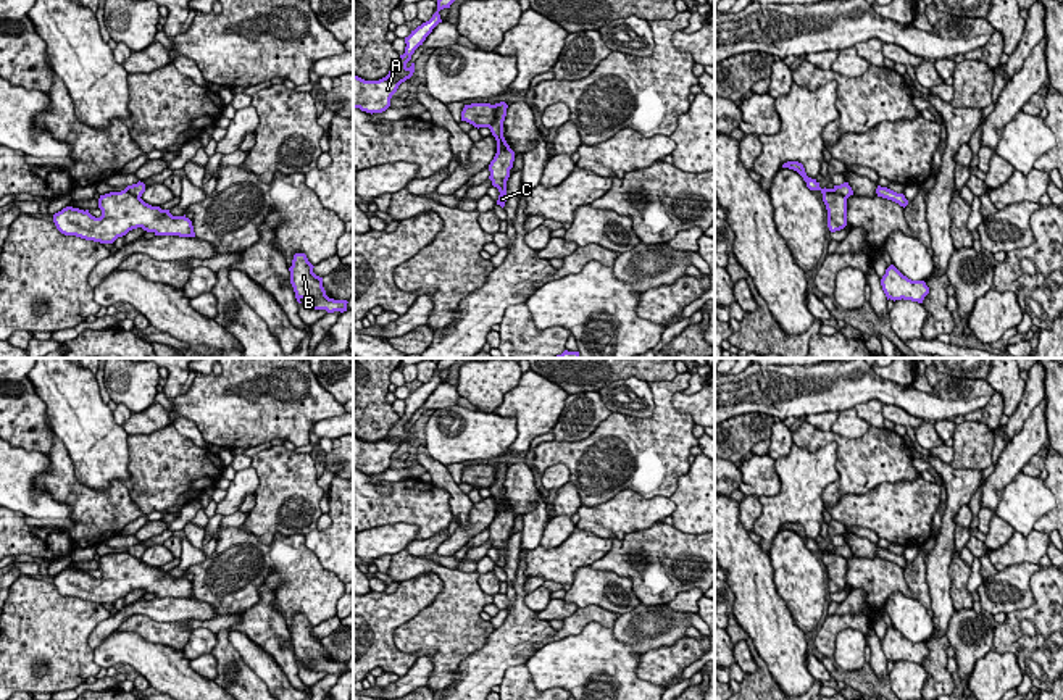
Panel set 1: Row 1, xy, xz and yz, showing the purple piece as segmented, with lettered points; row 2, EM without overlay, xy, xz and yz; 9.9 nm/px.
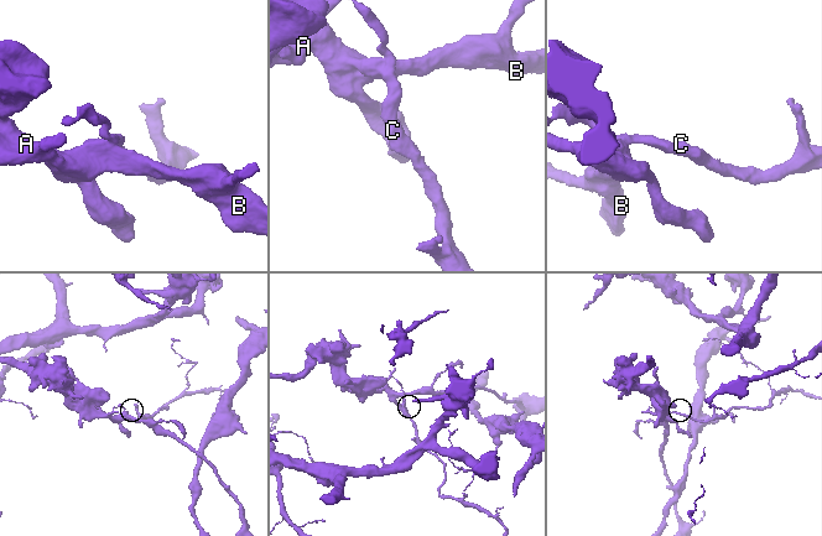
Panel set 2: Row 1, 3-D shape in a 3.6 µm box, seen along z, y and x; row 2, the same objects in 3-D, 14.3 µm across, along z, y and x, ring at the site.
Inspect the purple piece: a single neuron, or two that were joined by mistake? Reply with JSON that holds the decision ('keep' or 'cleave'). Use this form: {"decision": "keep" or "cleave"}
{"decision": "keep"}

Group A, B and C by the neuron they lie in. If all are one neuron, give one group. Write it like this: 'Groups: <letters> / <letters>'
Groups: A B C

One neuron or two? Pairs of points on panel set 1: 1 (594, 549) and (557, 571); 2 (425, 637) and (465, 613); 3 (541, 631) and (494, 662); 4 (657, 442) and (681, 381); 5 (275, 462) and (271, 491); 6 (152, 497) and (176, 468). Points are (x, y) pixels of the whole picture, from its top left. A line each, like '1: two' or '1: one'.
1: one
2: one
3: one
4: one
5: one
6: one

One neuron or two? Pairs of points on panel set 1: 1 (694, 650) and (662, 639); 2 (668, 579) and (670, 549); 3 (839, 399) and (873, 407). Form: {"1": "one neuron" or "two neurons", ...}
{"1": "two neurons", "2": "one neuron", "3": "two neurons"}

